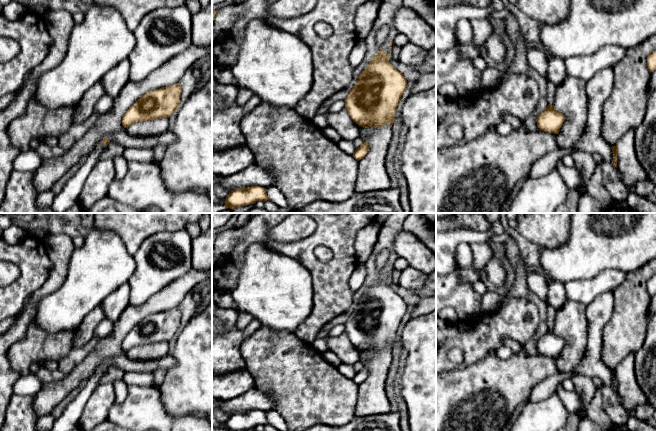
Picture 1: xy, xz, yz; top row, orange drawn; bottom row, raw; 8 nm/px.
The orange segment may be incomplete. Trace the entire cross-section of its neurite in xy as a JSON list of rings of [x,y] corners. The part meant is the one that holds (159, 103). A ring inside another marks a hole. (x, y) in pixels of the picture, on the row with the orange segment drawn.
[[[173,84],[153,89],[141,96],[124,114],[122,125],[127,128],[137,122],[169,118],[180,107],[182,89]]]

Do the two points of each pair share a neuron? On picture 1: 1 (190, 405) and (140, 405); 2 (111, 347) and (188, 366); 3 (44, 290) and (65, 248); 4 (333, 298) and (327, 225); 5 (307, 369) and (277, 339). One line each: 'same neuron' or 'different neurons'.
1: different neurons
2: different neurons
3: same neuron
4: same neuron
5: same neuron

